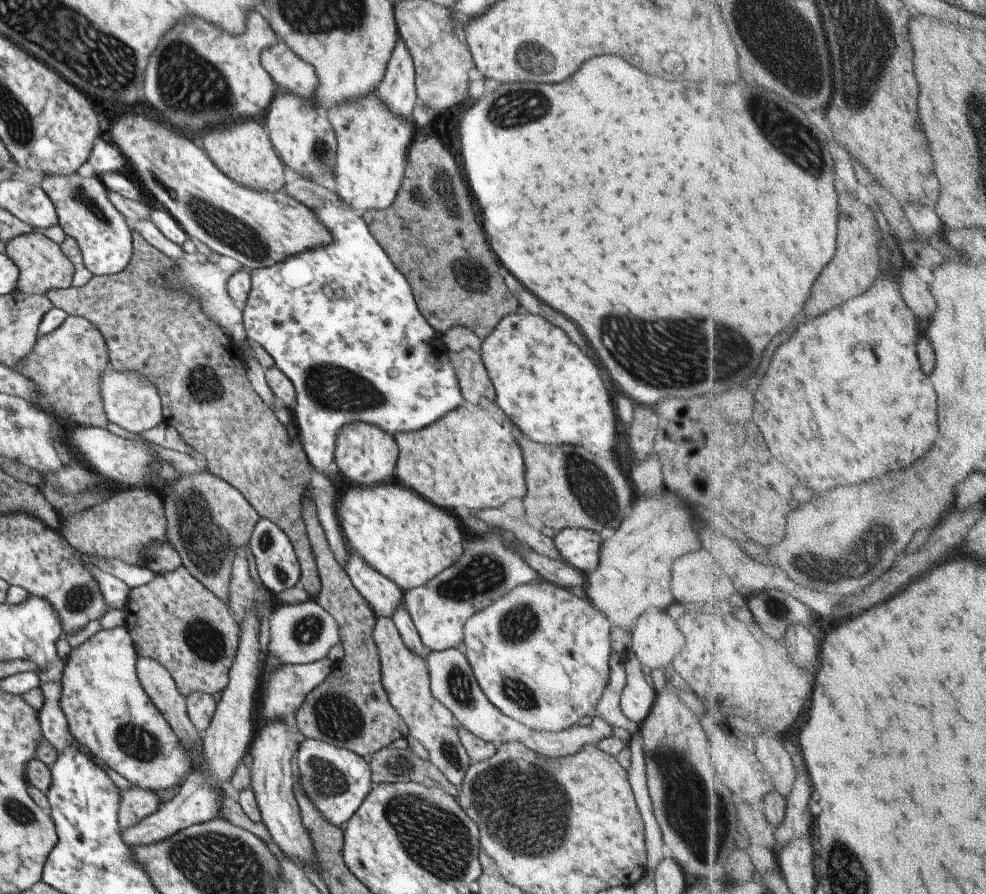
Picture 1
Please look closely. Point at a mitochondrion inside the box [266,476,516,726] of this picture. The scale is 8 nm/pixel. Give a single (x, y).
(485, 571)

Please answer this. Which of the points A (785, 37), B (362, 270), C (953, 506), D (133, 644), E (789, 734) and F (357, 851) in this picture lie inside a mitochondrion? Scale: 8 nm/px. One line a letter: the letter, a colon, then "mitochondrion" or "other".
A: mitochondrion
B: other
C: other
D: other
E: other
F: other

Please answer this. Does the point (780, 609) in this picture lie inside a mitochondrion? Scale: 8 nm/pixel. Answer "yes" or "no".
yes

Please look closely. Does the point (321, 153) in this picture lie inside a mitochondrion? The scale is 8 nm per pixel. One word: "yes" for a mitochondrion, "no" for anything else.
yes

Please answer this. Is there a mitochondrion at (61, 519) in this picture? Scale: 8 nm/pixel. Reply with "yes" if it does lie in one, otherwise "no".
no

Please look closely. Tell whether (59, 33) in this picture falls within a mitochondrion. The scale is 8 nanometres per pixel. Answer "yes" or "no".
yes

